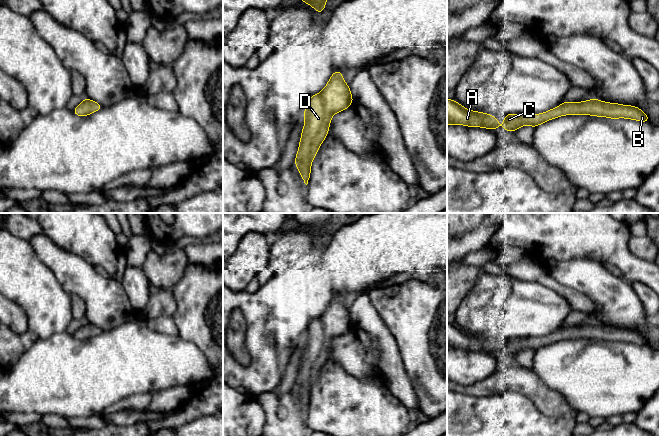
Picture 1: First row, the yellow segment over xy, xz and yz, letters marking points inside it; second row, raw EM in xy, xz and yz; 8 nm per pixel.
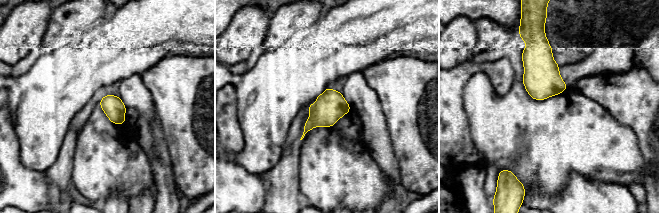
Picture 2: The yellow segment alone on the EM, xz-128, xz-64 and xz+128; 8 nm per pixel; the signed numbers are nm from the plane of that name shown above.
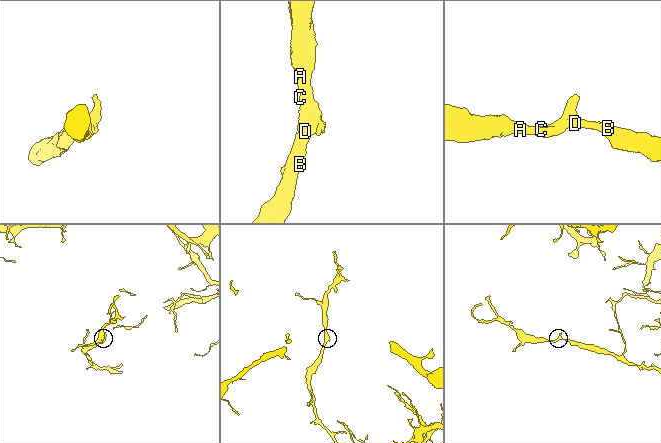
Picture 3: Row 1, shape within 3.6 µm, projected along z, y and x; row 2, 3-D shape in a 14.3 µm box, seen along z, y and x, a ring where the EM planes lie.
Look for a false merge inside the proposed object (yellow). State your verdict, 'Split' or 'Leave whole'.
Leave whole

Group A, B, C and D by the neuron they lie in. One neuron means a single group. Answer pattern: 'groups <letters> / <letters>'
groups A B C D

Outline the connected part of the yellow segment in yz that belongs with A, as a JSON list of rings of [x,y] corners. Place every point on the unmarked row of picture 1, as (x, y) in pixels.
[[[447,322],[447,349],[448,348],[482,351],[493,354],[499,353],[499,346],[495,340],[470,335],[457,325]]]

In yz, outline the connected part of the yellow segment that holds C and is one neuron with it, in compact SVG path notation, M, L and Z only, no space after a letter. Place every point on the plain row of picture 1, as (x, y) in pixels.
M596 322L583 326L570 327L565 325L542 338L506 338L502 352L514 356L519 351L531 349L533 352L554 342L564 339L592 339L612 343L626 342L640 346L650 346L647 338L636 330L607 327Z

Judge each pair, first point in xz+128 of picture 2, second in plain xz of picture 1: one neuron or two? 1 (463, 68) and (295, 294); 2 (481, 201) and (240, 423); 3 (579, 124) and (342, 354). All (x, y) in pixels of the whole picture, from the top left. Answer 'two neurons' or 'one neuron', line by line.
1: one neuron
2: two neurons
3: one neuron

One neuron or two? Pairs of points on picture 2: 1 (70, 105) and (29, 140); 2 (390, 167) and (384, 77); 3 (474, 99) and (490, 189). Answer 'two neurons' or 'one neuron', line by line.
1: one neuron
2: two neurons
3: two neurons

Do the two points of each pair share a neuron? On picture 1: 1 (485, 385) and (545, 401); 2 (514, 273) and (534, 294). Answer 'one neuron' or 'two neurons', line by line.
1: one neuron
2: two neurons

